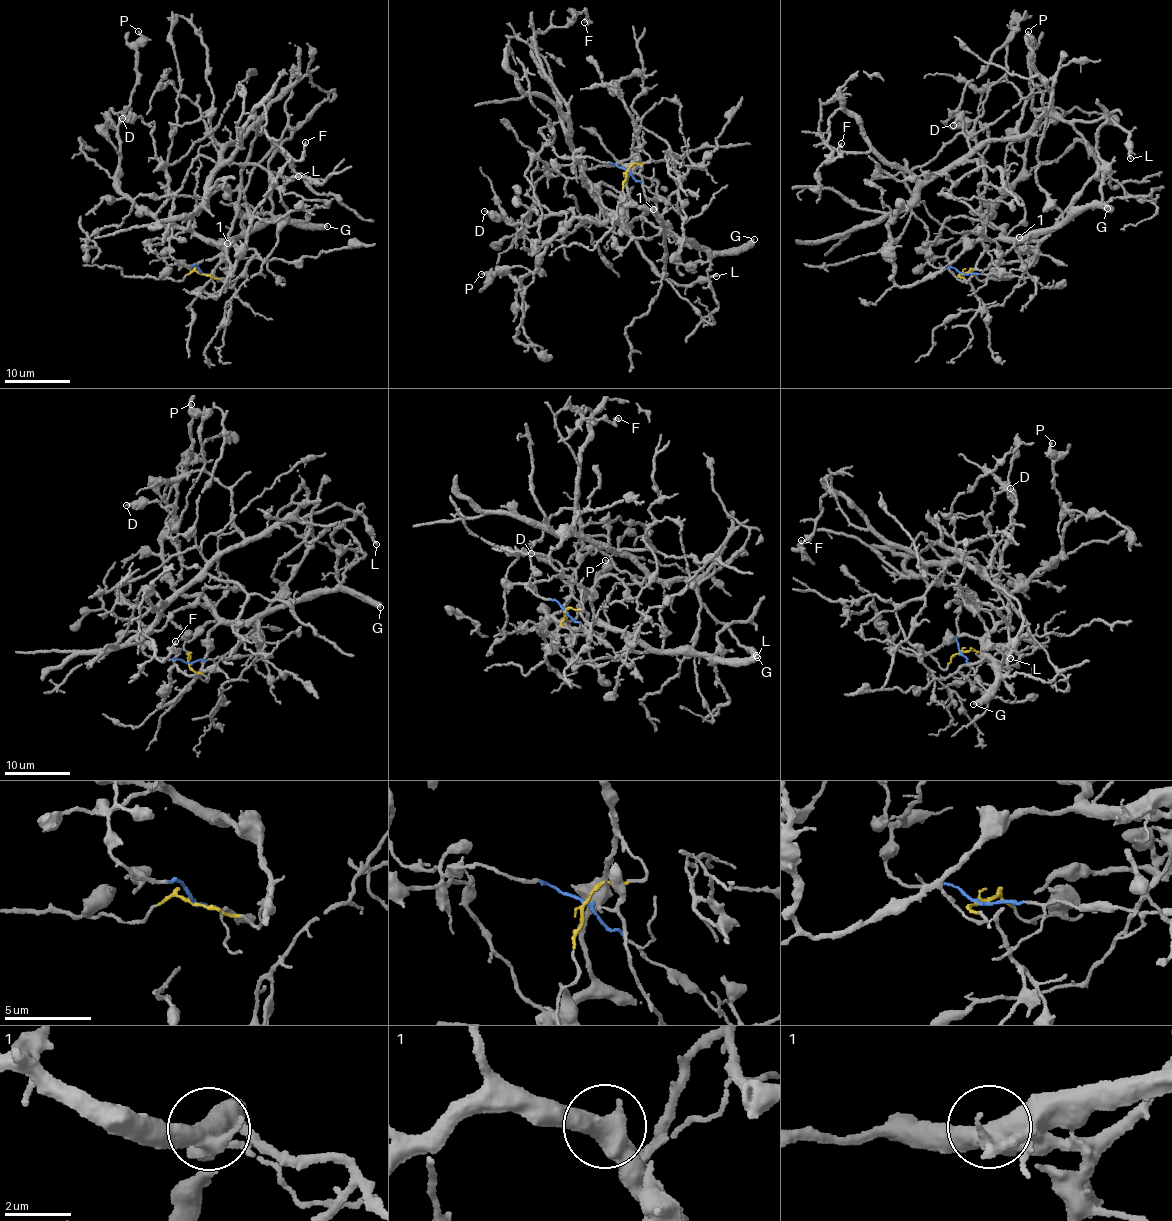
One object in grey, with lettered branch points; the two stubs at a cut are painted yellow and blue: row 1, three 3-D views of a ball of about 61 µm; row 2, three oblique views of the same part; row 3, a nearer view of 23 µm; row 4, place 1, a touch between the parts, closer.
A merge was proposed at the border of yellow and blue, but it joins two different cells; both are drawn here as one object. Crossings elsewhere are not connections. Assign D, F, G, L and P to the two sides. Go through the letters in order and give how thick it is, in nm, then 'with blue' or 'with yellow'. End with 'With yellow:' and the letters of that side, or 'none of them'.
D: 320 nm | with yellow
F: 190 nm | with blue
G: 440 nm | with yellow
L: 300 nm | with blue
P: 170 nm | with yellow
With yellow: D, G, P

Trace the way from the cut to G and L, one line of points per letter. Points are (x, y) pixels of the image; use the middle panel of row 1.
G: (626, 171), (650, 160), (638, 146), (627, 192), (659, 213), (678, 238), (699, 248), (734, 251), (753, 239)
L: (626, 171), (564, 158), (539, 132), (559, 121), (586, 181), (659, 273), (681, 285), (717, 276)

